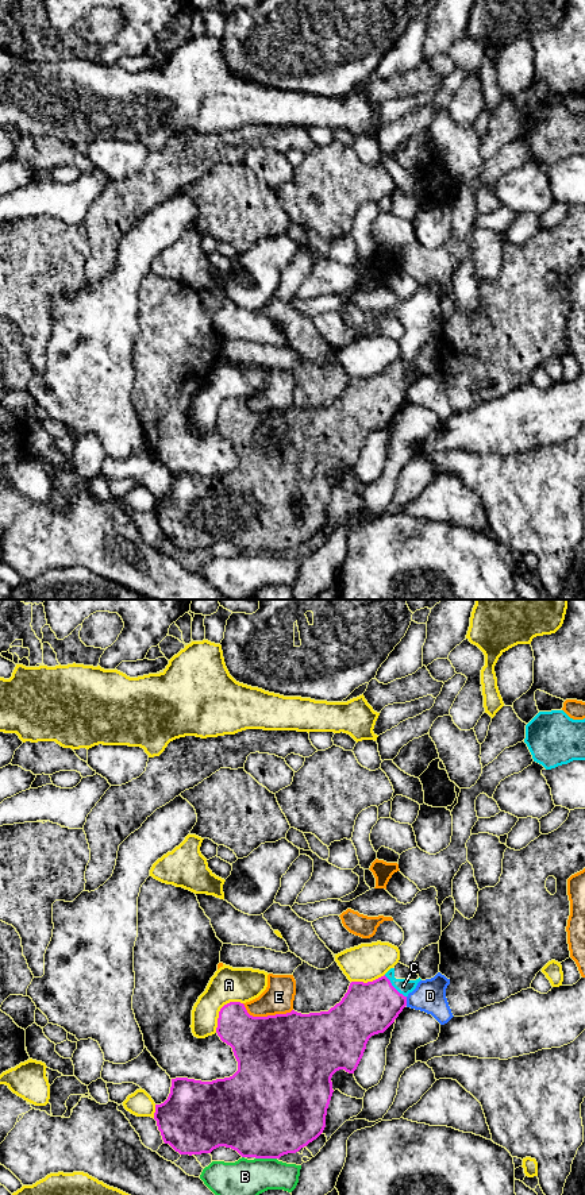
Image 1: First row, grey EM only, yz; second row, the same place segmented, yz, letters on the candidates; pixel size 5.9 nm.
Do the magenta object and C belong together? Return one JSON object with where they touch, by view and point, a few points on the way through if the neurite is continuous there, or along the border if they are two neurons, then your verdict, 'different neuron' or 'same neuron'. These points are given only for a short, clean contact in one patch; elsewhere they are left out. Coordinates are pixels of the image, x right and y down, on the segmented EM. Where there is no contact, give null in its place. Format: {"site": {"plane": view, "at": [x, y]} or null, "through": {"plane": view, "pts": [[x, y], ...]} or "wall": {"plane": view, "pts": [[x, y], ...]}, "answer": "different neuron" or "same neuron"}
{"site": {"plane": "yz", "at": [393, 987]}, "through": {"plane": "yz", "pts": [[366, 1009], [376, 1005], [393, 987], [403, 986]]}, "answer": "same neuron"}

